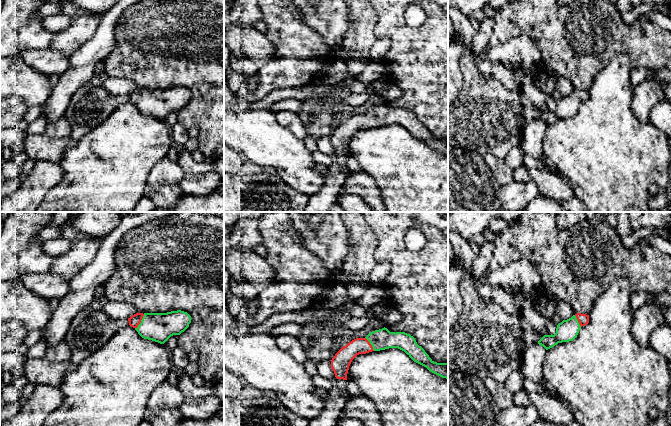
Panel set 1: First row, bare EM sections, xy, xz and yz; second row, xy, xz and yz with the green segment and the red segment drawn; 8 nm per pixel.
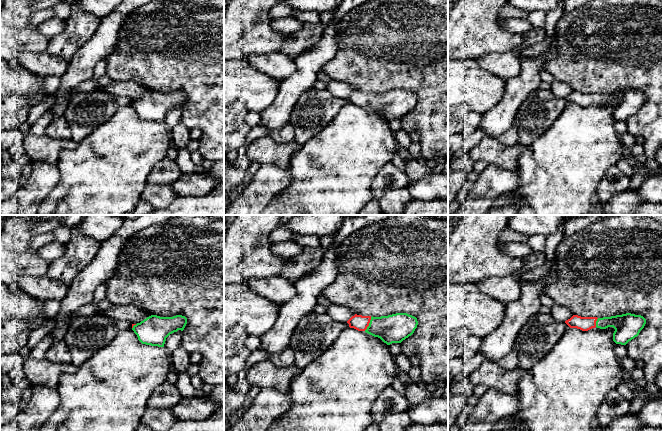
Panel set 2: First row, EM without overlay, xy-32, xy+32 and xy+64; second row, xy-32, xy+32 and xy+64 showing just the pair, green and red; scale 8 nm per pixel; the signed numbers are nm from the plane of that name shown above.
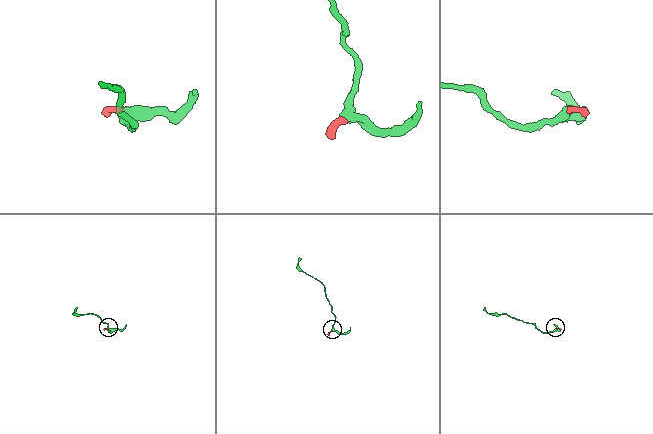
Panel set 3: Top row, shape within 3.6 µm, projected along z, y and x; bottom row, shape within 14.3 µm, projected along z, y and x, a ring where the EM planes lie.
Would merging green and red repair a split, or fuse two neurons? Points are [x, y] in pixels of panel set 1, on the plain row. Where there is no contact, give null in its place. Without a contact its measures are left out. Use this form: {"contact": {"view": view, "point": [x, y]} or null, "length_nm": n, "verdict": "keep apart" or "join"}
{"contact": {"view": "xy", "point": [141, 97]}, "length_nm": 140, "verdict": "join"}

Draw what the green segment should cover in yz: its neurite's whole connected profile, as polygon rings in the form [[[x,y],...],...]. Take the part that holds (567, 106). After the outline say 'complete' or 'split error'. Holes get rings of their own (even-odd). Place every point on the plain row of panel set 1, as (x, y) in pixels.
[[[577,89],[567,96],[563,96],[557,101],[554,111],[544,111],[538,120],[546,126],[554,123],[558,119],[573,117],[582,102],[589,99],[589,91]]]; split error

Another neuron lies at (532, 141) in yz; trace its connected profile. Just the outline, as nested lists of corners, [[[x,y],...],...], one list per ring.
[[[521,93],[521,101],[524,107],[523,115],[526,124],[524,127],[524,135],[520,142],[520,148],[523,153],[542,162],[543,140],[547,126],[534,117],[534,109],[526,94]]]

